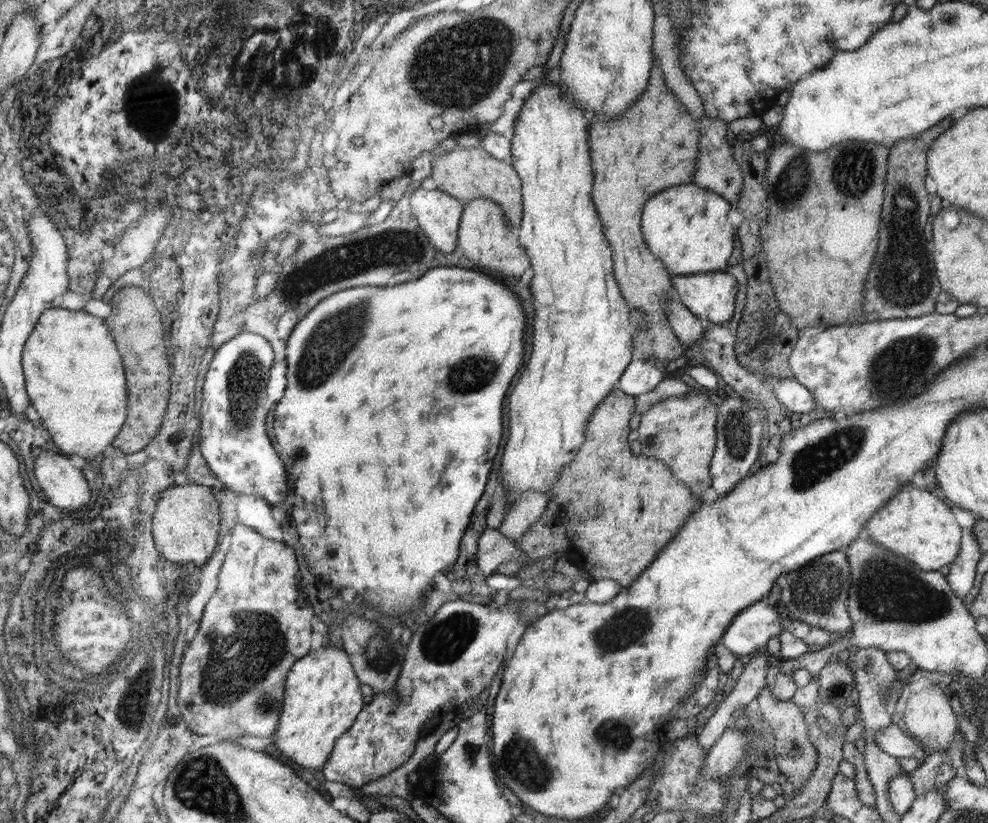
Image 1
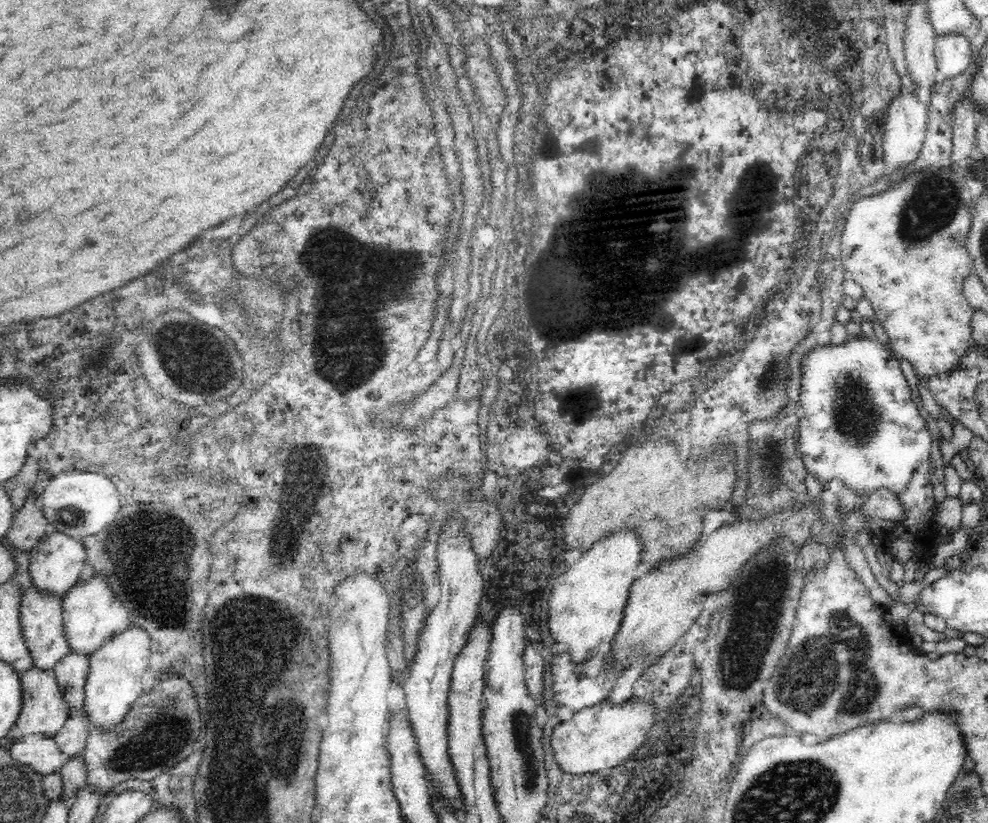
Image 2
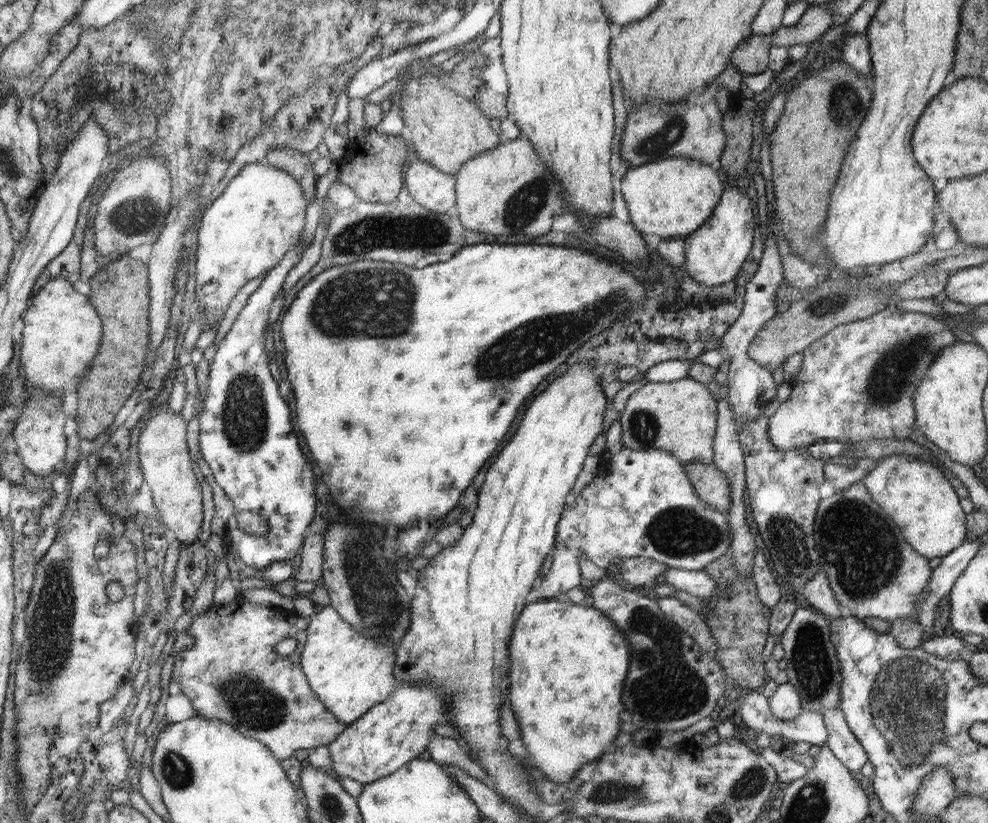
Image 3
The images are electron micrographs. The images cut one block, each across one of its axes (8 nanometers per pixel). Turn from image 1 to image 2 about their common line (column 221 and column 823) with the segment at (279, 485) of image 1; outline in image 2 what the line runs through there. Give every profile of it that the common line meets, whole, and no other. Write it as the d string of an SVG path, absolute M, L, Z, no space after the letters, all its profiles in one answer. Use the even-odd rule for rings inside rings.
M861 334L858 338L853 338L848 335L846 342L844 344L838 344L838 346L816 346L812 352L808 352L802 360L802 374L800 386L800 406L806 410L806 416L800 420L800 452L802 452L802 462L804 462L803 468L810 470L812 474L818 481L830 481L834 482L836 486L841 482L841 485L846 485L856 491L859 495L860 493L865 493L866 497L869 498L870 494L874 492L880 486L887 488L894 492L899 498L900 503L905 508L906 517L903 520L894 521L894 528L892 528L890 533L886 533L882 536L877 537L877 542L879 545L886 547L886 550L892 554L894 561L904 564L910 558L918 560L918 558L926 558L934 553L935 544L938 540L938 534L936 526L928 526L928 524L922 524L920 519L926 512L932 510L936 513L936 508L938 503L936 503L936 496L932 491L932 476L934 475L931 471L930 466L930 450L932 448L932 434L926 429L926 420L920 415L920 412L916 408L916 405L912 401L912 391L910 391L910 386L900 369L900 362L896 358L892 358L888 355L888 352L882 344L876 339L876 337L865 337Z

